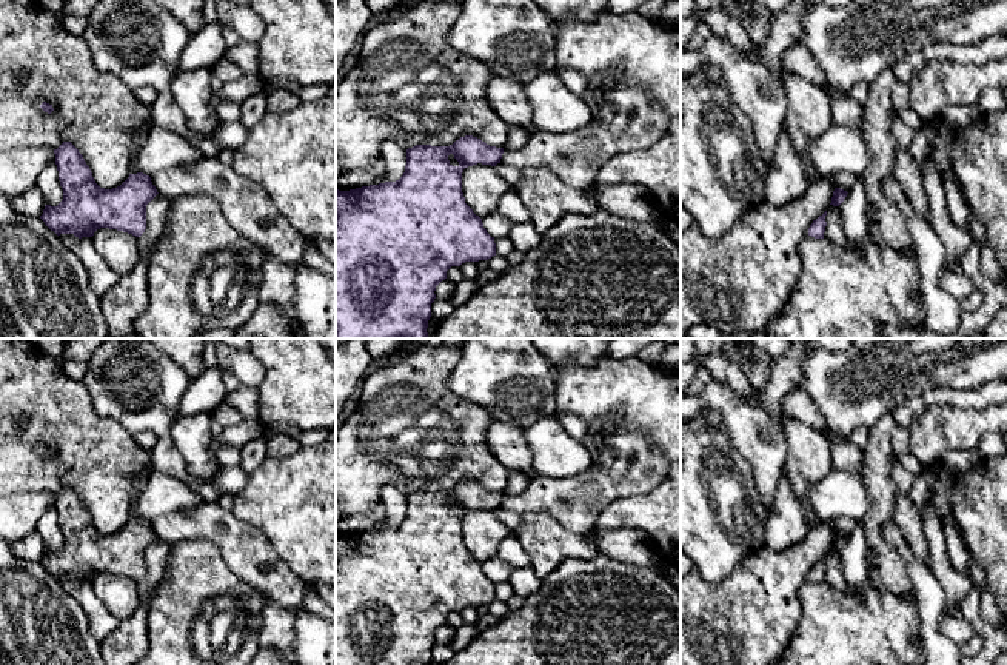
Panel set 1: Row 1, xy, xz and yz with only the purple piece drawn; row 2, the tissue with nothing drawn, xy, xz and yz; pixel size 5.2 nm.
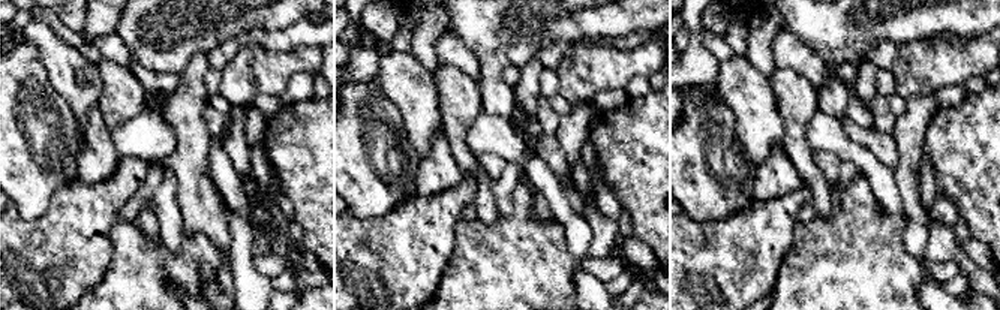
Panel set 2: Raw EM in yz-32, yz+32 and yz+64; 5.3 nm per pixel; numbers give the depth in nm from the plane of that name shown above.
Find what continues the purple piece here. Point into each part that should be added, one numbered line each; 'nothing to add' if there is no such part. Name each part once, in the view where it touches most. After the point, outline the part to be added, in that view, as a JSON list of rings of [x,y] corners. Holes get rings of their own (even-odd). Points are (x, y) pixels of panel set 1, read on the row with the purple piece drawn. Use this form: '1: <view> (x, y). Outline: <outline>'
nothing to add

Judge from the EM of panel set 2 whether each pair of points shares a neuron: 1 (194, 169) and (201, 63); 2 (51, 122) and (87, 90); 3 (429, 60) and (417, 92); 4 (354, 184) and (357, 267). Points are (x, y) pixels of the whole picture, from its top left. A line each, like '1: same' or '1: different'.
1: same
2: different
3: different
4: different

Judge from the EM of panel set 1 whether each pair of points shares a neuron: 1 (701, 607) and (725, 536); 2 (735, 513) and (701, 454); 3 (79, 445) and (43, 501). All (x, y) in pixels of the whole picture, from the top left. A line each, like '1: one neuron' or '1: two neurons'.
1: two neurons
2: one neuron
3: two neurons

